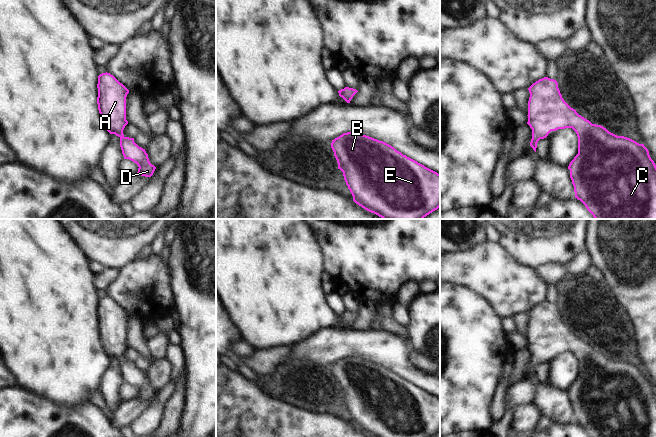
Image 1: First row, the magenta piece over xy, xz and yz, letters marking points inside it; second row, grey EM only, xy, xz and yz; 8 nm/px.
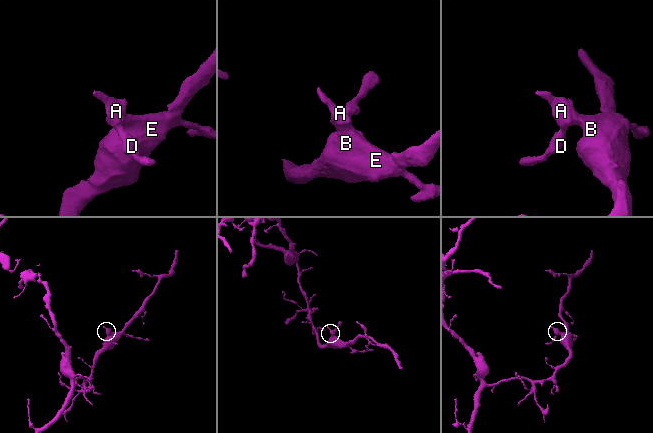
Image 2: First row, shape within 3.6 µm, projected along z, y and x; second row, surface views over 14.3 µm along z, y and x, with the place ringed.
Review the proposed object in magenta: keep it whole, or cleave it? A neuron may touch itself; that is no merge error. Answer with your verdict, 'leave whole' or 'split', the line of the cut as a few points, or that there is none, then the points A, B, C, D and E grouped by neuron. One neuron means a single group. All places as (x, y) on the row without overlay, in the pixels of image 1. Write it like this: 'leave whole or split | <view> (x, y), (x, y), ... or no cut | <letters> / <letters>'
leave whole | no cut | A B C D E

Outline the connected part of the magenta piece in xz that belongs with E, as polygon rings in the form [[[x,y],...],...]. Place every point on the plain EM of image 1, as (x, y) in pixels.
[[[347,356],[332,364],[331,372],[353,425],[371,437],[432,437],[440,431],[440,398],[372,361]]]

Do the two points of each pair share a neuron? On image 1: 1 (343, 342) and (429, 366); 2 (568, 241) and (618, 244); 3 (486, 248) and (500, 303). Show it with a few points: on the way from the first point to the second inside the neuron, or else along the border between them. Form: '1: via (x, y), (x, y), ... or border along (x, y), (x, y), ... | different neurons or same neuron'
1: border along (409, 347), (408, 359), (418, 368), (429, 374) | different neurons
2: border along (588, 229), (585, 249) | different neurons
3: via (487, 262), (487, 268), (500, 281), (500, 289) | same neuron

